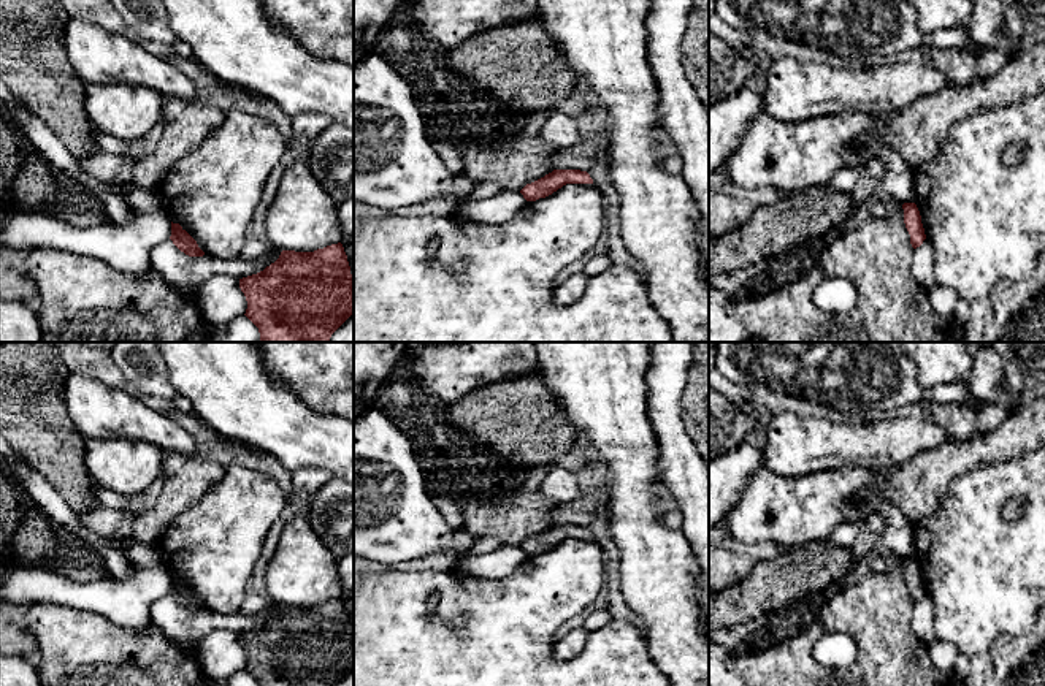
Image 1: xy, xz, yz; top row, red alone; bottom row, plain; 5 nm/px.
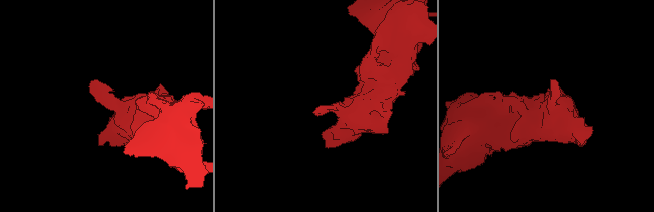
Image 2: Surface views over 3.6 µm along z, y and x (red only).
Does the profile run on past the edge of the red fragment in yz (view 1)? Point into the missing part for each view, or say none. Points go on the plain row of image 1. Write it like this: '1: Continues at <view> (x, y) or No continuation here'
1: No continuation here

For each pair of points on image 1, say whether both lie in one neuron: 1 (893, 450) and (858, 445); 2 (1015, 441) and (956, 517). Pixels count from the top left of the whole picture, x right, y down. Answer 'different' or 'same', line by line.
1: same
2: different

